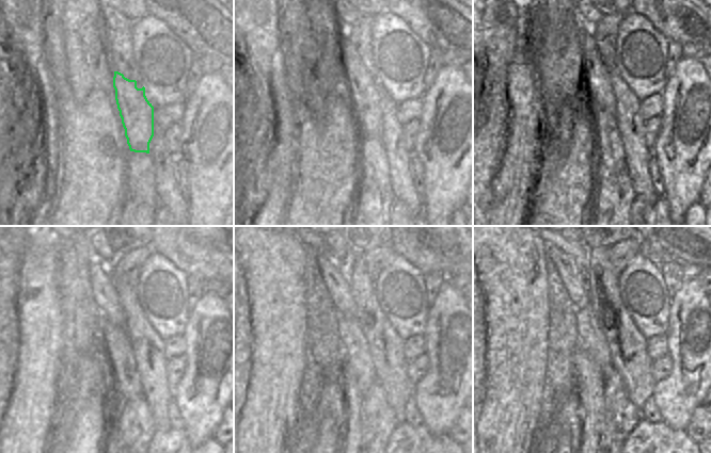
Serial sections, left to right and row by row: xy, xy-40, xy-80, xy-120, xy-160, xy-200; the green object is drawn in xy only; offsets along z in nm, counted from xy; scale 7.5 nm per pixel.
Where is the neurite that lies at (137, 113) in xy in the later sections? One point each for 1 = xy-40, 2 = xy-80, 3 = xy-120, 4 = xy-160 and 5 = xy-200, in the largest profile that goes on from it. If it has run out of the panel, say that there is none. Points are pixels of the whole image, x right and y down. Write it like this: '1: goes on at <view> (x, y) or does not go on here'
1: goes on at xy-40 (365, 93)
2: goes on at xy-80 (596, 81)
3: goes on at xy-120 (104, 292)
4: goes on at xy-160 (338, 287)
5: goes on at xy-200 (575, 284)

